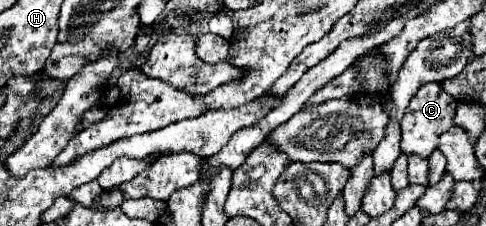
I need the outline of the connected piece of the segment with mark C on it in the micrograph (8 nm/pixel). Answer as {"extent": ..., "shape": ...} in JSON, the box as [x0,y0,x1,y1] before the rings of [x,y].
{"extent":[401,82,457,158],"shape":[[[427,82],[423,84],[417,94],[411,98],[411,104],[405,110],[405,116],[401,120],[401,152],[403,154],[419,154],[427,158],[435,148],[439,134],[447,132],[453,126],[453,116],[455,116],[457,102],[443,90],[439,82]]]}

